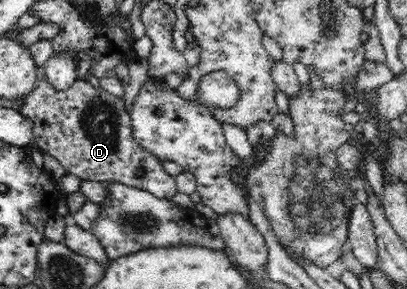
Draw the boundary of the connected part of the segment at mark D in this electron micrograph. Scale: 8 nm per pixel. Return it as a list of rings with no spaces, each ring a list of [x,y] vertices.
[[[47,78],[41,79],[30,94],[20,99],[18,112],[25,114],[34,123],[33,148],[51,155],[72,175],[87,181],[119,182],[147,191],[159,199],[171,200],[178,192],[175,176],[163,169],[164,161],[157,160],[137,144],[132,135],[131,116],[125,109],[123,98],[115,97],[103,88],[94,87],[87,80],[76,79],[69,89],[59,91]]]

